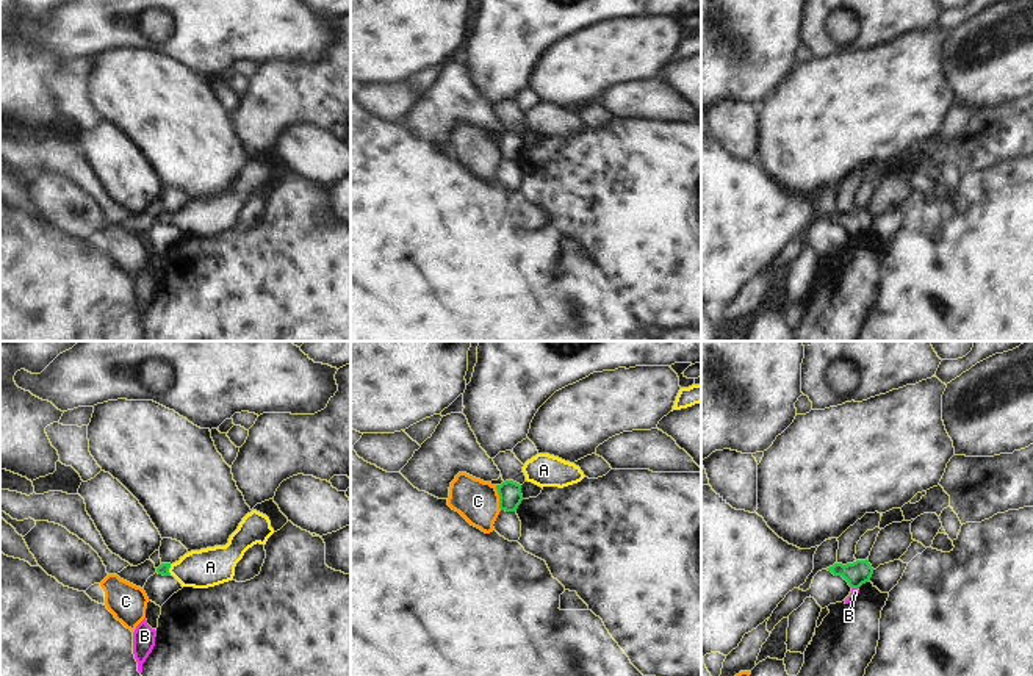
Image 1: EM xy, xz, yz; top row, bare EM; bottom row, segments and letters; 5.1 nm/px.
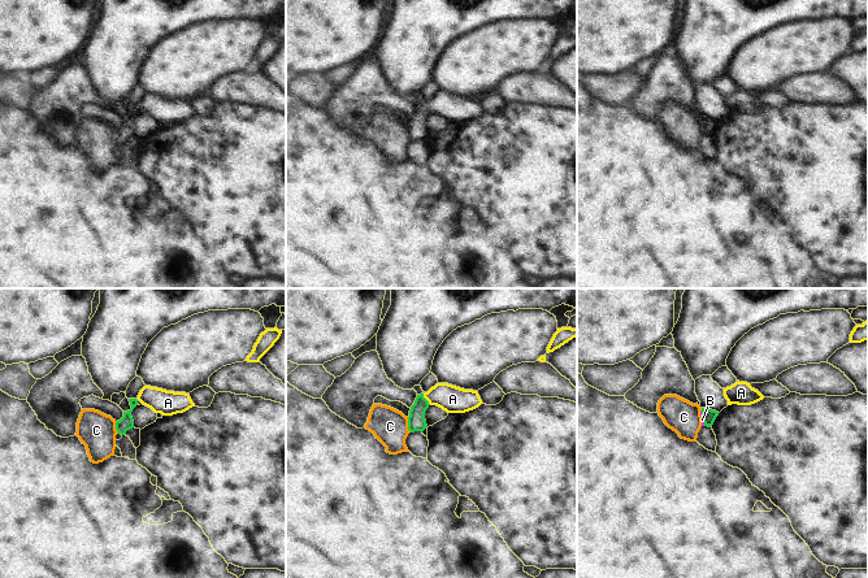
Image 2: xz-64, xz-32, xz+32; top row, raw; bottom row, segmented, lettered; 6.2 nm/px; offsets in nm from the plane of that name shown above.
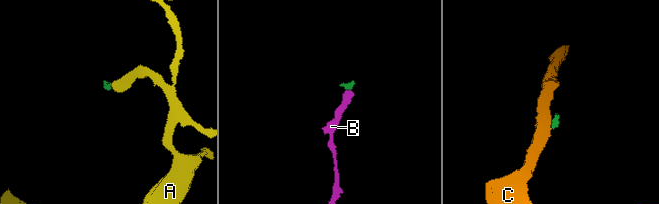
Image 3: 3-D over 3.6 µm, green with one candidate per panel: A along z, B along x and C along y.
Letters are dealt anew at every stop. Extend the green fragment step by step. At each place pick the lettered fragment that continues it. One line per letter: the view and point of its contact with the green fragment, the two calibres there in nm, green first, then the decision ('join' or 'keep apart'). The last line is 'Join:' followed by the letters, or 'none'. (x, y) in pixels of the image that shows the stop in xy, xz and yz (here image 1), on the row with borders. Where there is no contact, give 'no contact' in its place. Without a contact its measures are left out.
A: xy (168, 570) | 60/200 nm | join
B: yz (855, 587) | 120/40 nm | keep apart
C: xz (500, 498) | 120/220 nm | keep apart
Join: A

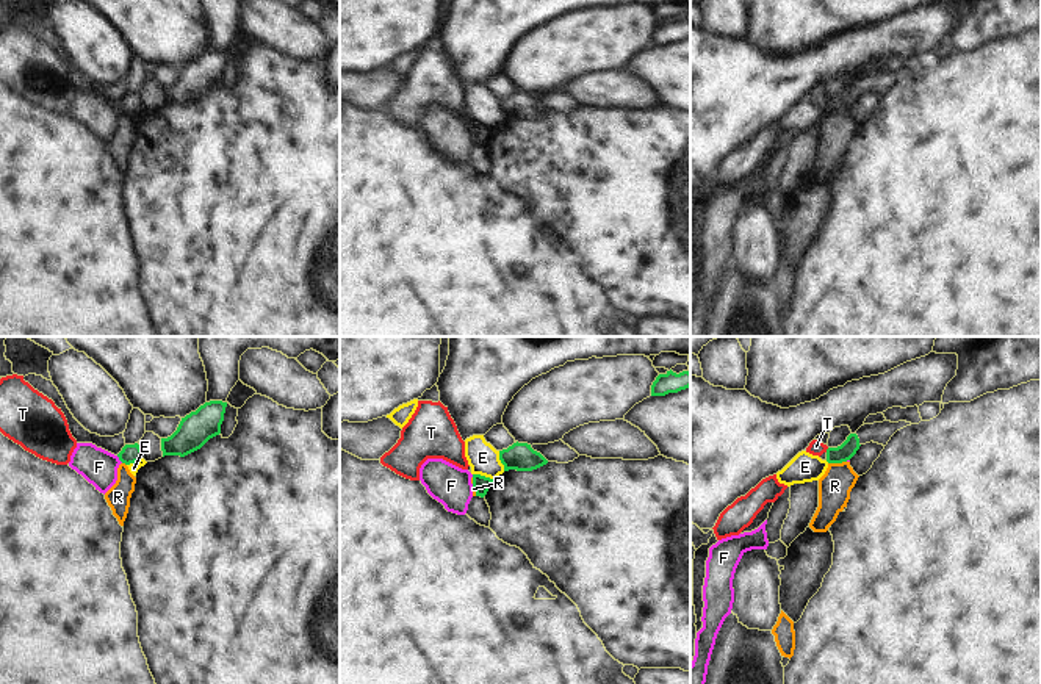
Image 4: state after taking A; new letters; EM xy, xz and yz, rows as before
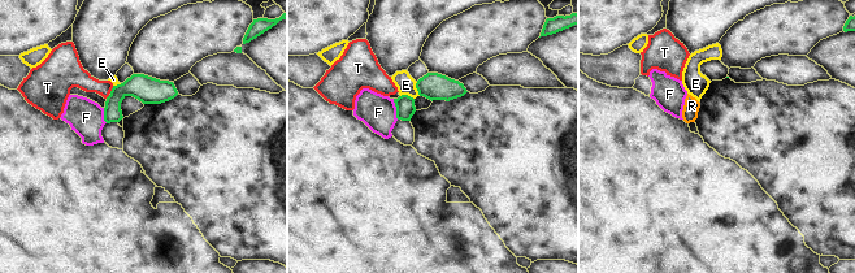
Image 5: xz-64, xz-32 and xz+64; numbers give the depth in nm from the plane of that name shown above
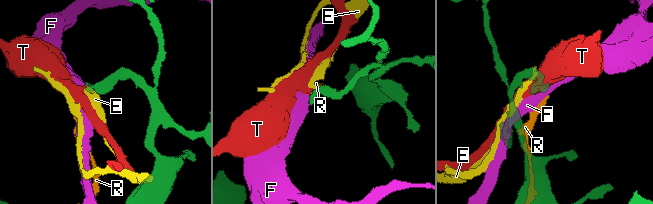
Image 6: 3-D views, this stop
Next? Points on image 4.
E: xz (484, 476) | 90/160 nm | keep apart
F: xy (119, 459) | 100/190 nm | keep apart
R: yz (836, 462) | 90/170 nm | keep apart
T: yz (827, 450) | 90/80 nm | keep apart
Join: none

